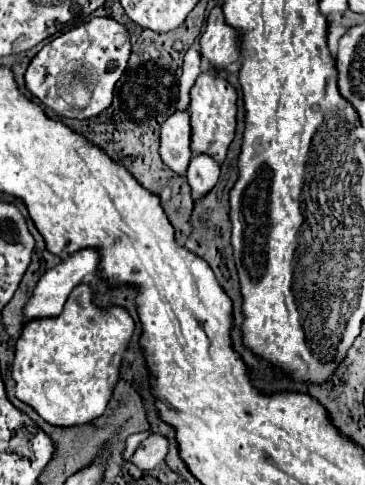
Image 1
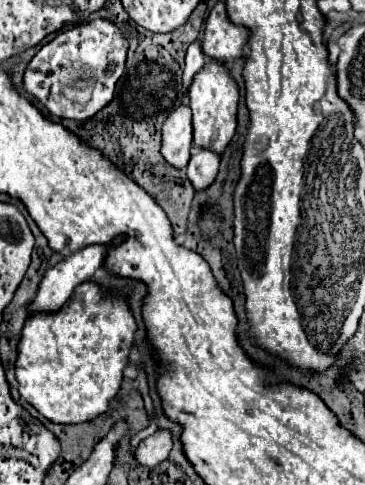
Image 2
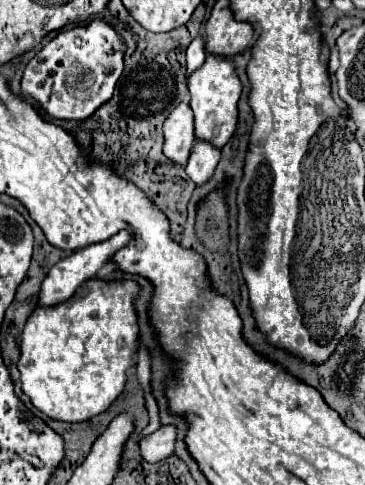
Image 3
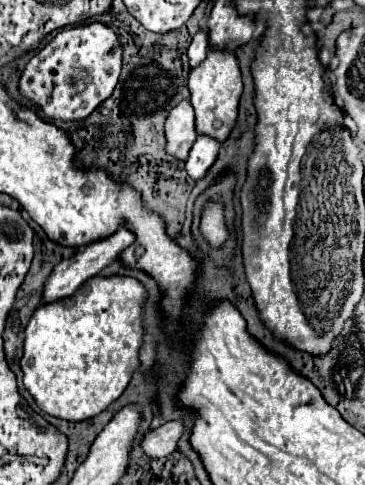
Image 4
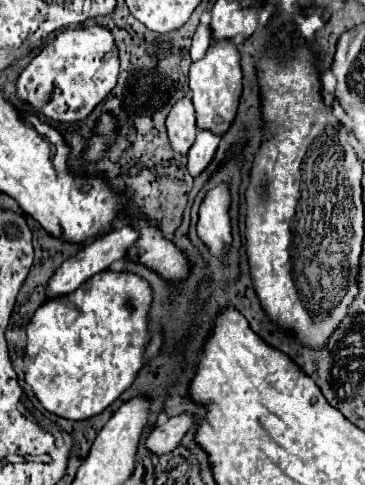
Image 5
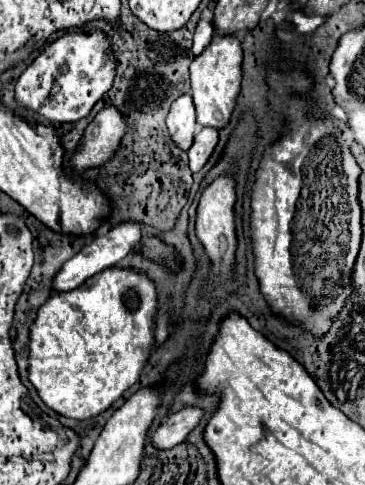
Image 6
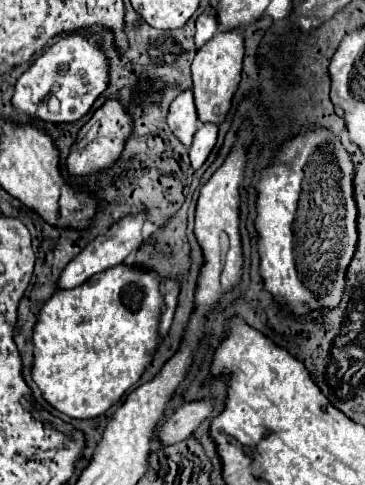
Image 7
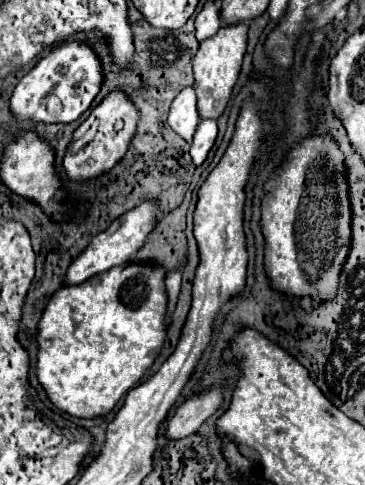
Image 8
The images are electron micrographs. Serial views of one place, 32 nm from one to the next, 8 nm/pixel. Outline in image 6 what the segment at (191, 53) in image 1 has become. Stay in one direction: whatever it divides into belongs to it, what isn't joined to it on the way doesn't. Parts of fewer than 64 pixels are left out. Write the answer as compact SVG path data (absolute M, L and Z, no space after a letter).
M200 20L198 26L196 26L196 32L194 32L194 44L192 44L192 54L194 58L200 56L204 52L204 48L210 44L214 36L214 28L212 28L212 22L204 22Z

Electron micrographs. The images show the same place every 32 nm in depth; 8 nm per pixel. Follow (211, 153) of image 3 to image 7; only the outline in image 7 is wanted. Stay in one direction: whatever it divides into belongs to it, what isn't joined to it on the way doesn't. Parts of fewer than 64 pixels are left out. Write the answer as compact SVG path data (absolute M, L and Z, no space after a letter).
M202 124L198 128L198 132L194 134L194 142L190 146L190 164L194 170L198 170L206 158L210 156L214 144L216 144L216 138L218 138L218 128L214 124Z

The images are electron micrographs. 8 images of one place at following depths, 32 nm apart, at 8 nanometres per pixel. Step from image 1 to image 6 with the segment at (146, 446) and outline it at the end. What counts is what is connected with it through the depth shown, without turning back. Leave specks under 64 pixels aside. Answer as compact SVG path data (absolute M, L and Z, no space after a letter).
M184 408L176 414L168 416L168 420L164 424L160 424L160 428L150 436L150 444L156 450L174 448L176 444L184 442L184 438L200 422L200 418L202 418L200 408Z

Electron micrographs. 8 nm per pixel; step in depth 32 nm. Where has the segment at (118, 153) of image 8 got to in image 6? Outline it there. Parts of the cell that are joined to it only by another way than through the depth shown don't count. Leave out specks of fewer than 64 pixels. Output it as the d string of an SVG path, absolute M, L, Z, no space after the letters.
M106 106L82 136L82 146L74 154L72 164L76 170L86 170L104 164L120 146L126 124L114 106Z

